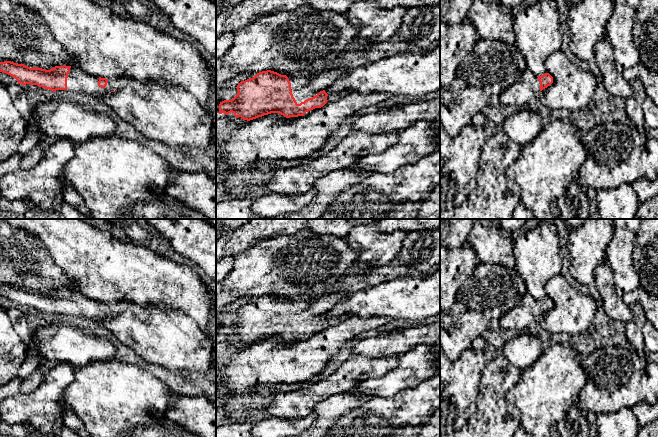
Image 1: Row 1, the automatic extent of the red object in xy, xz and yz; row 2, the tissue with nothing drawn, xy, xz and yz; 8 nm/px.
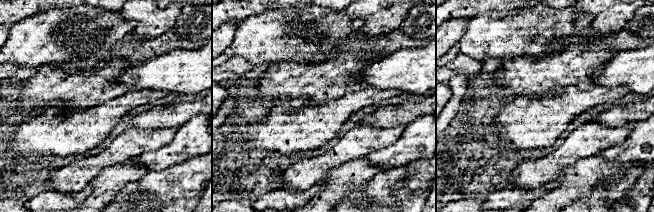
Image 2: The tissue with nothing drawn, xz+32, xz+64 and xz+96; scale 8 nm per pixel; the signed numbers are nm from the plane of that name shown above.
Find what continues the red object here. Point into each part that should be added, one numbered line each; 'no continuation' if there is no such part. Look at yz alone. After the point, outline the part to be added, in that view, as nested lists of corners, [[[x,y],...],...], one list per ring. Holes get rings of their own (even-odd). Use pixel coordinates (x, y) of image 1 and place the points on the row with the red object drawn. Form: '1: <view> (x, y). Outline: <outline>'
1: yz (527, 87). Outline: [[[528,68],[510,87],[503,90],[495,101],[508,110],[523,108],[526,103],[537,96],[540,82]]]

